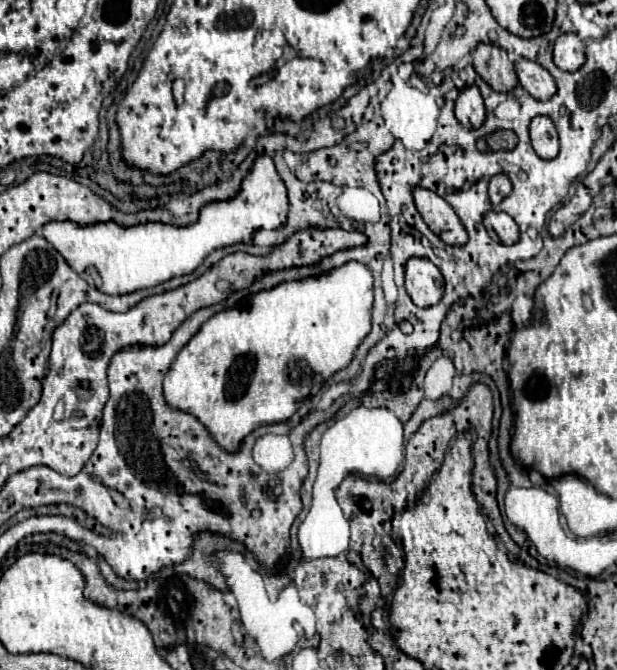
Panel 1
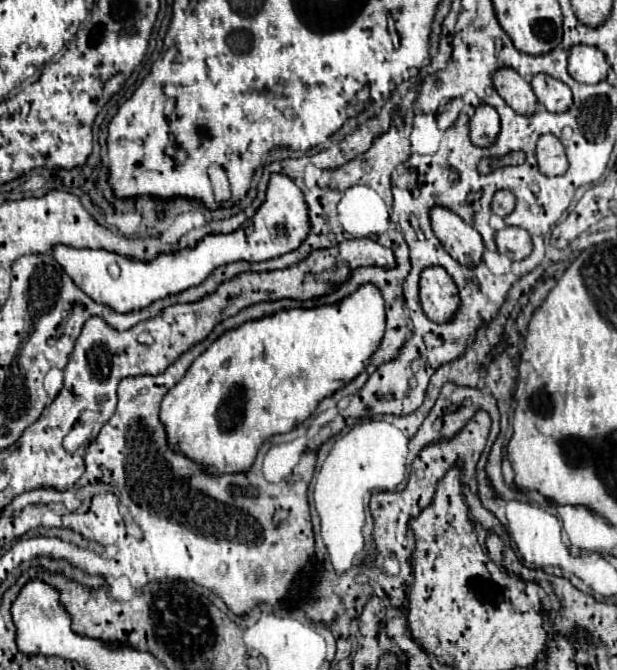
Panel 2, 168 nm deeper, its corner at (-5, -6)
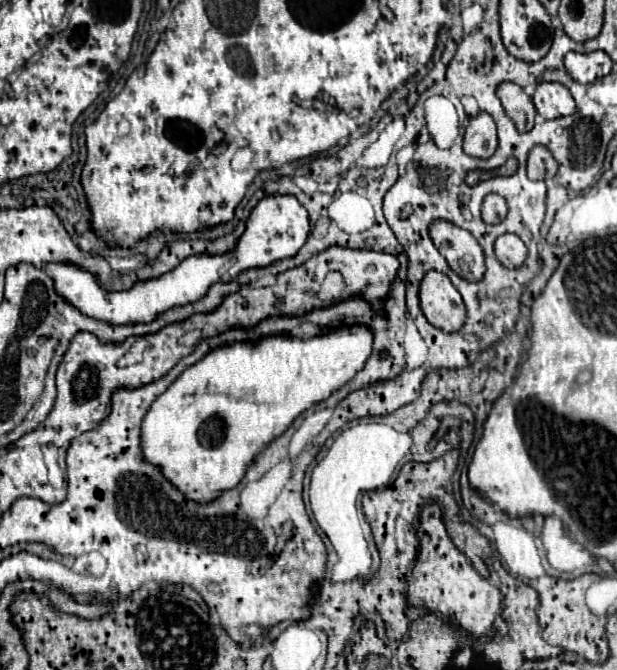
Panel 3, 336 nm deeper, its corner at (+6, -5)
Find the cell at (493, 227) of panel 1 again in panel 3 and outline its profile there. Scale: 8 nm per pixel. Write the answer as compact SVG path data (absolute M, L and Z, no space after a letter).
M504 233L496 239L496 257L498 261L508 267L508 269L518 269L524 265L526 261L526 255L528 255L528 249L524 245L524 241L514 235L514 233Z

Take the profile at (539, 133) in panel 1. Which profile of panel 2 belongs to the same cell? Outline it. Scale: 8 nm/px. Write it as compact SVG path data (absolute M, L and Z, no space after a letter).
M543 134L537 142L537 162L545 176L559 176L567 170L565 148L553 134Z

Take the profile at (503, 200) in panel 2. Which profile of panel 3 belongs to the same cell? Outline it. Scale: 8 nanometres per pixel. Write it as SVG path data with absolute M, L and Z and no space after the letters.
M494 193L486 195L484 203L482 203L482 219L484 219L484 223L494 225L494 223L504 221L504 217L506 217L506 201L500 195L494 195Z

